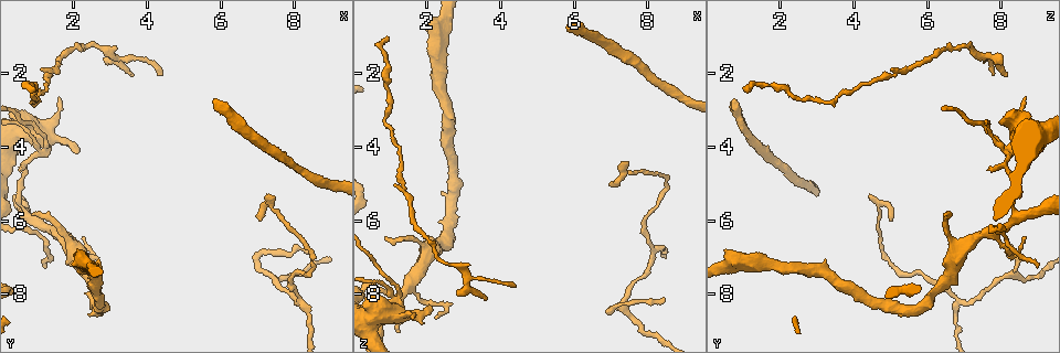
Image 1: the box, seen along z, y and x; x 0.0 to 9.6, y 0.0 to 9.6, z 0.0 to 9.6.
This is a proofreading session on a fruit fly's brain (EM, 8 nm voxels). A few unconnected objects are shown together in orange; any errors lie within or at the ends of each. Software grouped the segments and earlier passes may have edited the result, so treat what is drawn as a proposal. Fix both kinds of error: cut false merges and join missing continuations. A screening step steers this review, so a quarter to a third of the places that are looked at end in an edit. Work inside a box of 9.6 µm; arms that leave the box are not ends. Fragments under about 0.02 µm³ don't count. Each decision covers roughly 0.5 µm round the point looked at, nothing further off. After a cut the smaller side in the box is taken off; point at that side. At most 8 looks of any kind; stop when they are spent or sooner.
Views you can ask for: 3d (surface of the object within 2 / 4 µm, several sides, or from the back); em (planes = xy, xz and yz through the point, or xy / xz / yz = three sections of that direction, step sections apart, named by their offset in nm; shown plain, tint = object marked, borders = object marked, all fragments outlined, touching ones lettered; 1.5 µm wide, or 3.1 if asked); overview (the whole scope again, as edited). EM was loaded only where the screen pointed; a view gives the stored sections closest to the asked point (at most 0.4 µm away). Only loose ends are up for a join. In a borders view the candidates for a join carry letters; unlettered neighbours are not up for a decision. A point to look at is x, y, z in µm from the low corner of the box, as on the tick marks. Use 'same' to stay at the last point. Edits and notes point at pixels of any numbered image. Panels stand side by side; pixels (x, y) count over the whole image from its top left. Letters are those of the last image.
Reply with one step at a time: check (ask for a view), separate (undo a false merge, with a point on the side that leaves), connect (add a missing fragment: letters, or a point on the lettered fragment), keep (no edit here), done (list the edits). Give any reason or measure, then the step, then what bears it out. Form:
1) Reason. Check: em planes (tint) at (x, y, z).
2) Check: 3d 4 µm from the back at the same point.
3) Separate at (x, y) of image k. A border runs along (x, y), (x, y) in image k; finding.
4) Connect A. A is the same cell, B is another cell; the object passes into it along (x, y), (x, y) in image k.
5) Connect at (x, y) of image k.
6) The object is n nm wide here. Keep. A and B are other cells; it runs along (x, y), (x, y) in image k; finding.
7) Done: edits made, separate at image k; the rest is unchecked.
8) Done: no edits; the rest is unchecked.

A fork. Check: 3d 2 µm at (8.10, 8.15, 6.80).

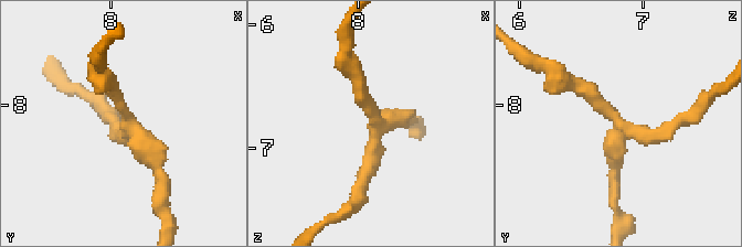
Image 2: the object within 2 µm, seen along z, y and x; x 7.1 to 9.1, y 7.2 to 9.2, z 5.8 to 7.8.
Shape alone is not enough. Check: em planes (borders) at (8.16, 8.14, 6.80).

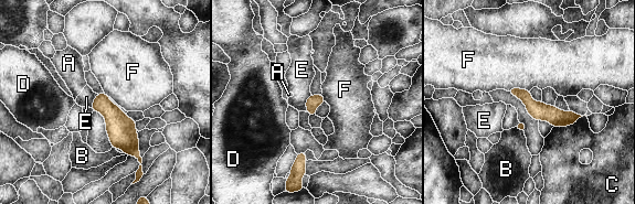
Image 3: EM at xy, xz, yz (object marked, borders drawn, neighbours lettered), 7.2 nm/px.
The longest contact is with C, 260 nm. Keep. A, B, C, D, E and F are other cells; it runs along (512, 90), (540, 111), (574, 117) in image 3; continuous, no second cell.

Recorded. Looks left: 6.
Thin end. Check: em planes (borders) at (3.60, 2.00, 8.25).

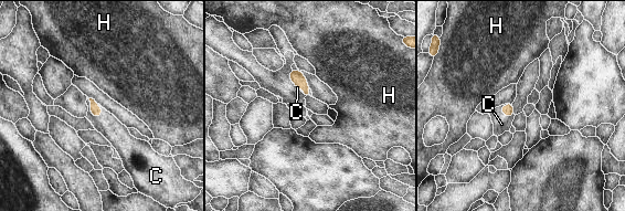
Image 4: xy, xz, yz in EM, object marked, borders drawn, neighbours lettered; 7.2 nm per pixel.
Connect C. C is the same cell, H is another cell; the object passes into it along (96, 111), (89, 108), (106, 124) in image 4; the cell continues.

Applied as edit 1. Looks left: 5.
Check: overview.

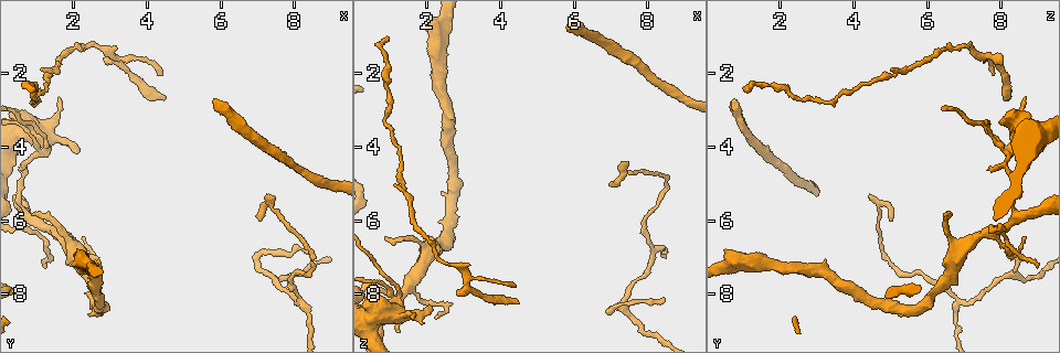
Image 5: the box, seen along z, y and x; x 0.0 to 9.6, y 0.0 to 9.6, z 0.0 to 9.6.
Branch stops here. Check: 3d 2 µm at (5.85, 2.60, 0.80).

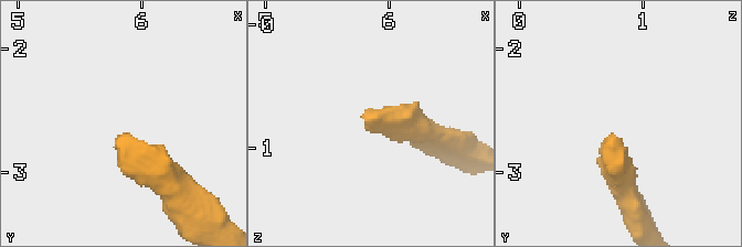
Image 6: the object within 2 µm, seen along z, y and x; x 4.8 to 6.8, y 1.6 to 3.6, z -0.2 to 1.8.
Check: em xz step 8 (borders) at (5.88, 2.66, 0.76).

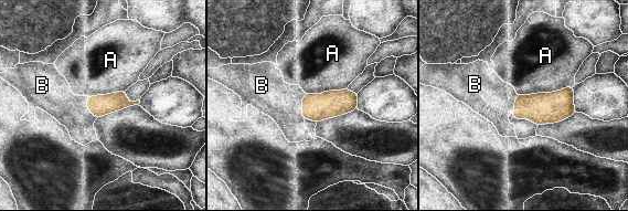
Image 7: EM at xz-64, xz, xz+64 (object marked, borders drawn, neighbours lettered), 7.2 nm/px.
Another direction. Check: em planes (borders) at the same point.

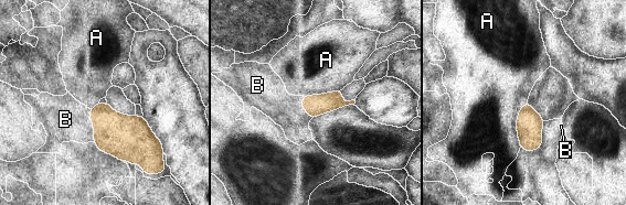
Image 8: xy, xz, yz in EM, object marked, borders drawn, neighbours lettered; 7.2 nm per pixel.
Connect B. B is the same cell, A is another cell; it goes on there.

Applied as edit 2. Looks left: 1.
Done: edits made, connect at image 4, connect at image 8; the rest is unchecked.

